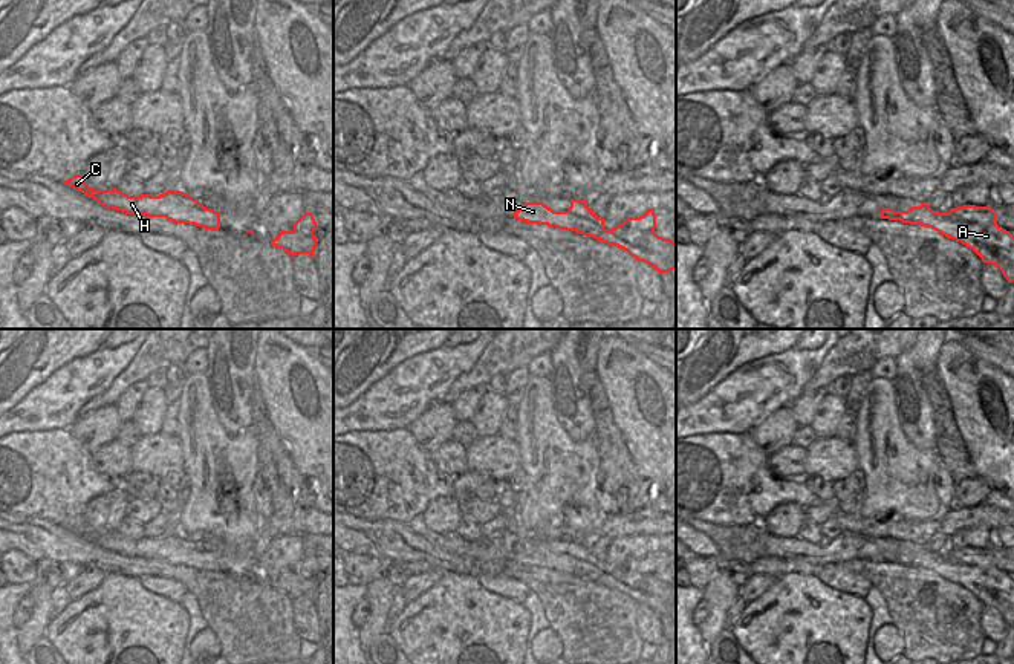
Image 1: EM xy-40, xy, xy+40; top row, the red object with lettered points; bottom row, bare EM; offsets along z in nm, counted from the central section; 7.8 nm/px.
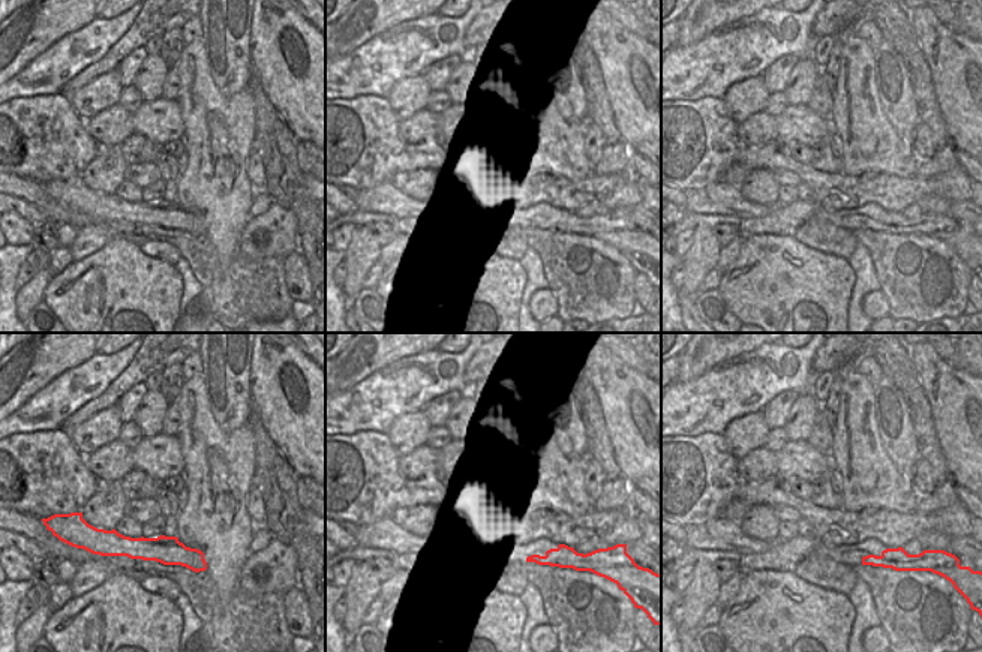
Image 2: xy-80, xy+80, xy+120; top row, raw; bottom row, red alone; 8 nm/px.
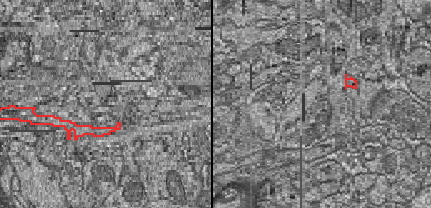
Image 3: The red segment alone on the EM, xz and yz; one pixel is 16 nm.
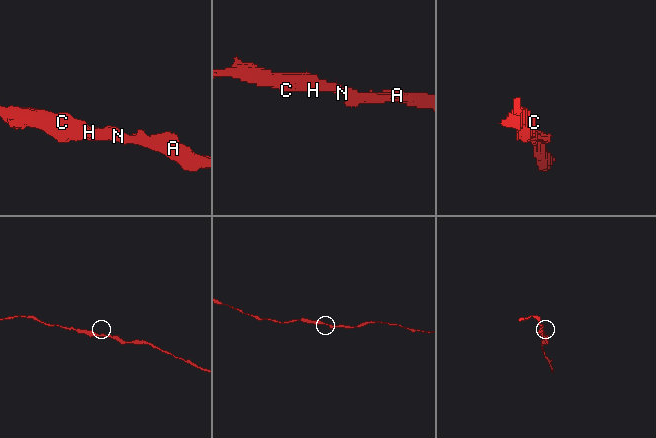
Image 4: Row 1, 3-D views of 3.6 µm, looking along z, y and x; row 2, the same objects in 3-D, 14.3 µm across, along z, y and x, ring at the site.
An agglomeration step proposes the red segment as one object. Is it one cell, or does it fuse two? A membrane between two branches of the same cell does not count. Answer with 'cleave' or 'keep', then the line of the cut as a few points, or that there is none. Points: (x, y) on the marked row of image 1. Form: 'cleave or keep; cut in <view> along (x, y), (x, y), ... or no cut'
keep; no cut

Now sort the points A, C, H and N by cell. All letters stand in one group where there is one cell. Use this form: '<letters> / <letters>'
A C H N

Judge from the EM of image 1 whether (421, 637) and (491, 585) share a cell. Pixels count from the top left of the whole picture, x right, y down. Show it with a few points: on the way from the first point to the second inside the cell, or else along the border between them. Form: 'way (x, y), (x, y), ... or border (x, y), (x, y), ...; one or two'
border (476, 577), (487, 589), (519, 602); two

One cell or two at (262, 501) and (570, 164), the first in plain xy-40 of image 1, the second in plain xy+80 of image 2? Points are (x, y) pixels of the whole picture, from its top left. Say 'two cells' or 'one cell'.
two cells

